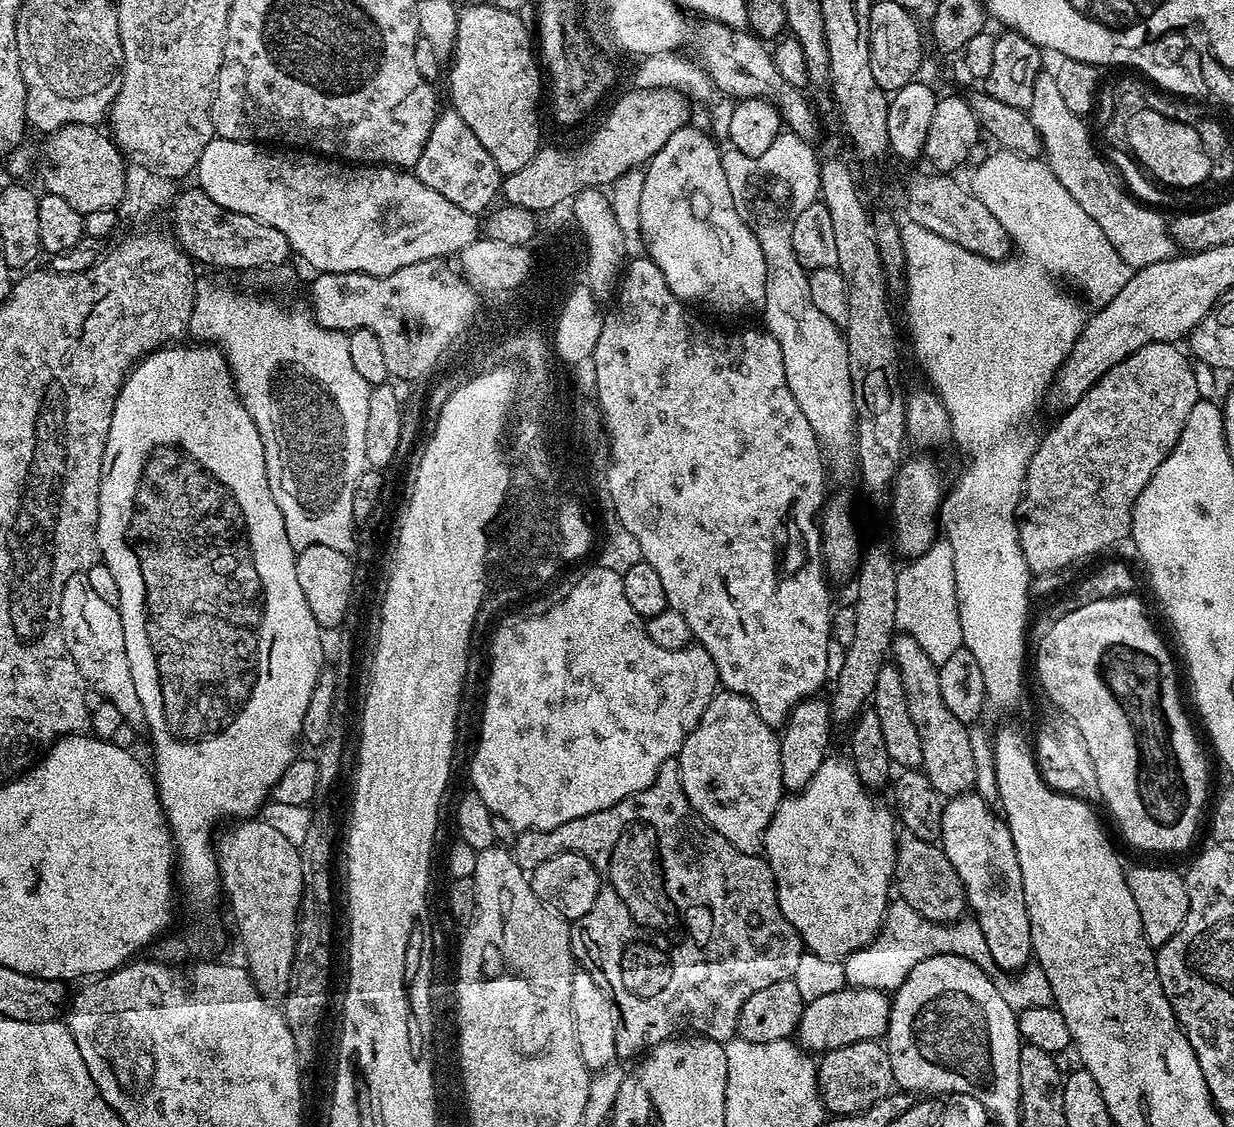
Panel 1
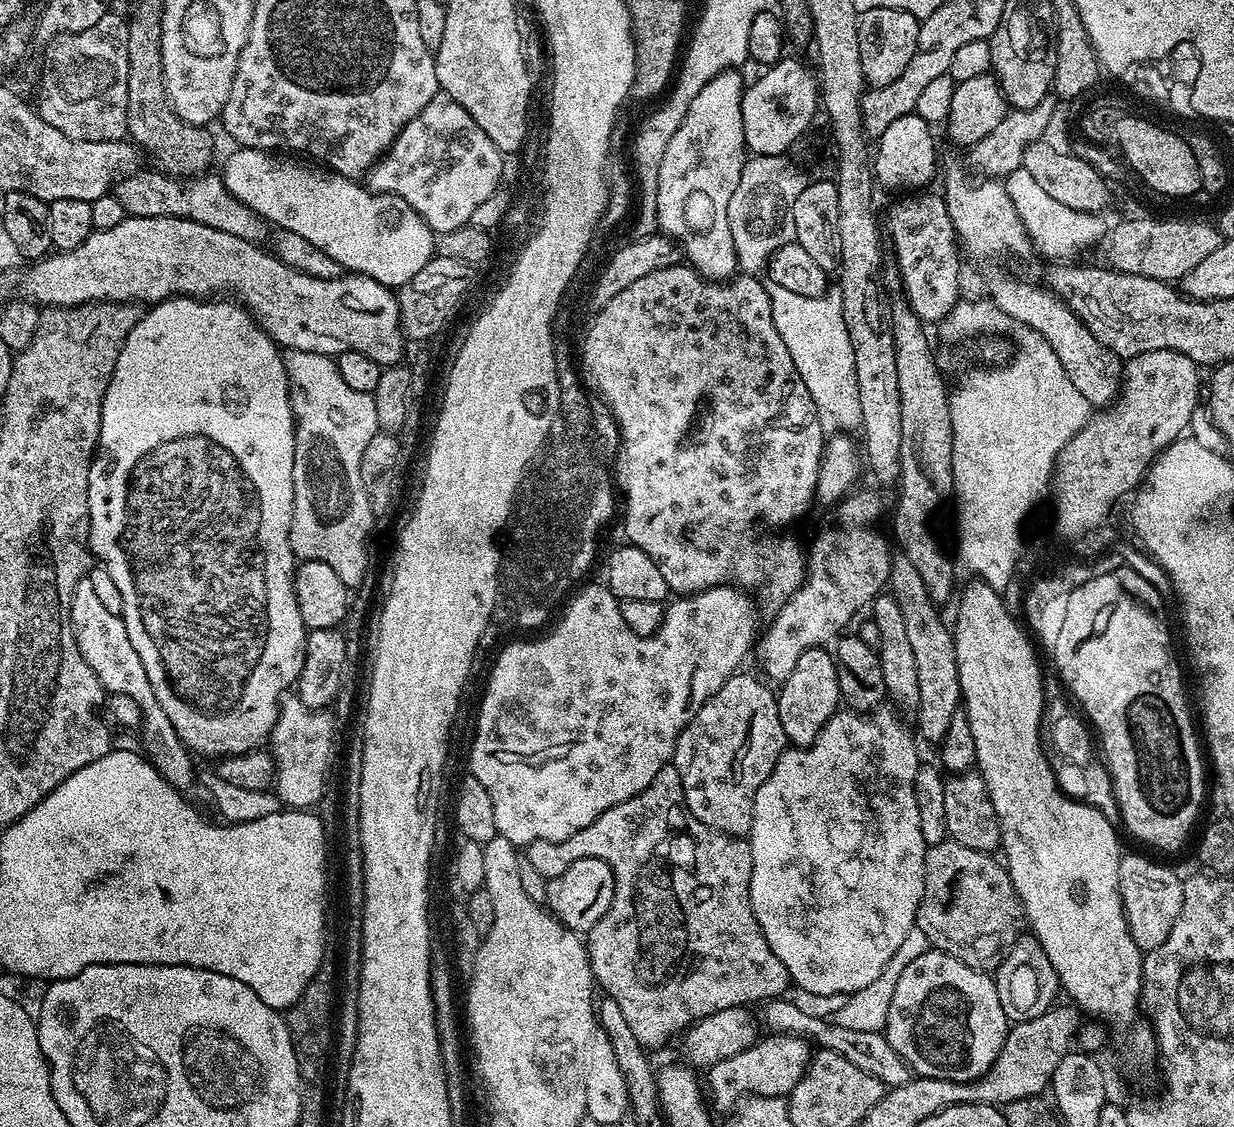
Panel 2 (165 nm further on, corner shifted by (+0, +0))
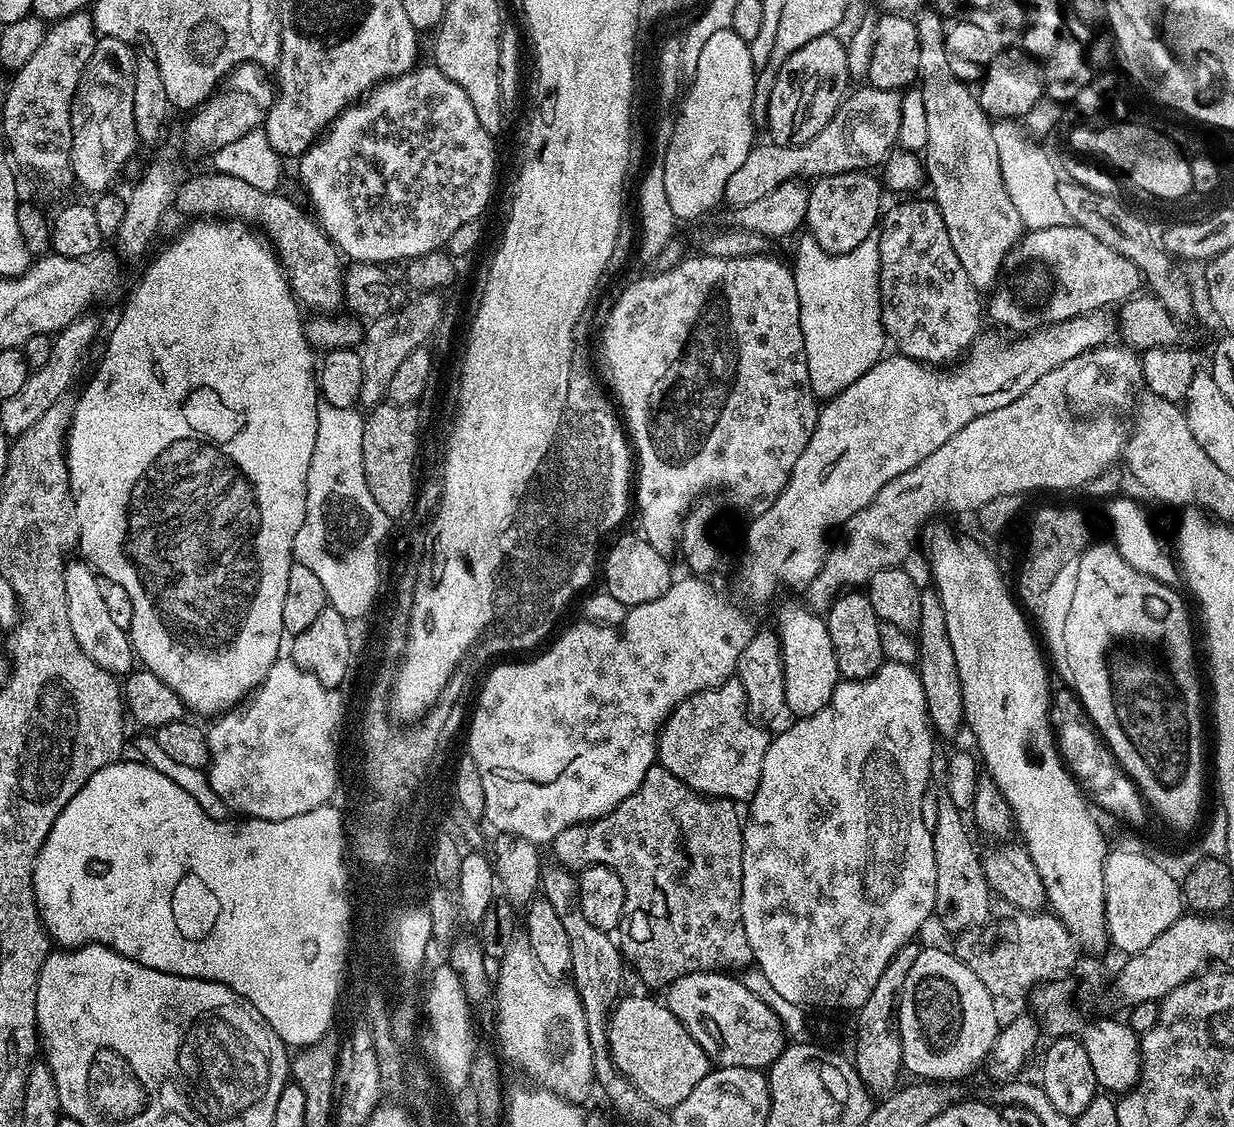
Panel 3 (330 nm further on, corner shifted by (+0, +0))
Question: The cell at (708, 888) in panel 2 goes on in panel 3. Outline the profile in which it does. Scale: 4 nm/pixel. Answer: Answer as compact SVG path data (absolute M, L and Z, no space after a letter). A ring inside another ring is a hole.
M660 763L652 765L652 769L646 774L646 778L642 778L642 786L638 786L638 790L634 790L634 794L630 794L630 798L626 798L620 805L615 808L610 814L606 814L602 818L597 820L588 820L585 824L575 824L570 826L566 830L562 830L562 834L558 834L552 840L550 845L550 851L556 855L555 863L561 868L567 868L569 870L579 870L581 868L588 868L592 864L601 864L606 866L610 870L614 870L614 874L618 874L618 878L622 878L622 886L626 886L626 902L628 903L627 909L622 914L622 922L618 929L618 947L622 953L622 956L629 965L632 964L636 967L636 972L640 975L640 980L644 984L649 984L652 988L660 988L660 990L667 989L668 985L673 984L678 978L682 978L686 974L691 972L719 972L721 970L736 970L732 968L738 968L738 970L744 970L753 963L752 951L750 950L750 938L746 938L746 926L742 922L742 910L740 909L740 899L742 898L742 850L744 849L744 830L742 827L742 816L736 813L737 805L731 800L718 800L715 798L709 798L707 796L699 795L690 786L686 786L686 782L682 782L674 774L670 774L670 770L666 770Z

